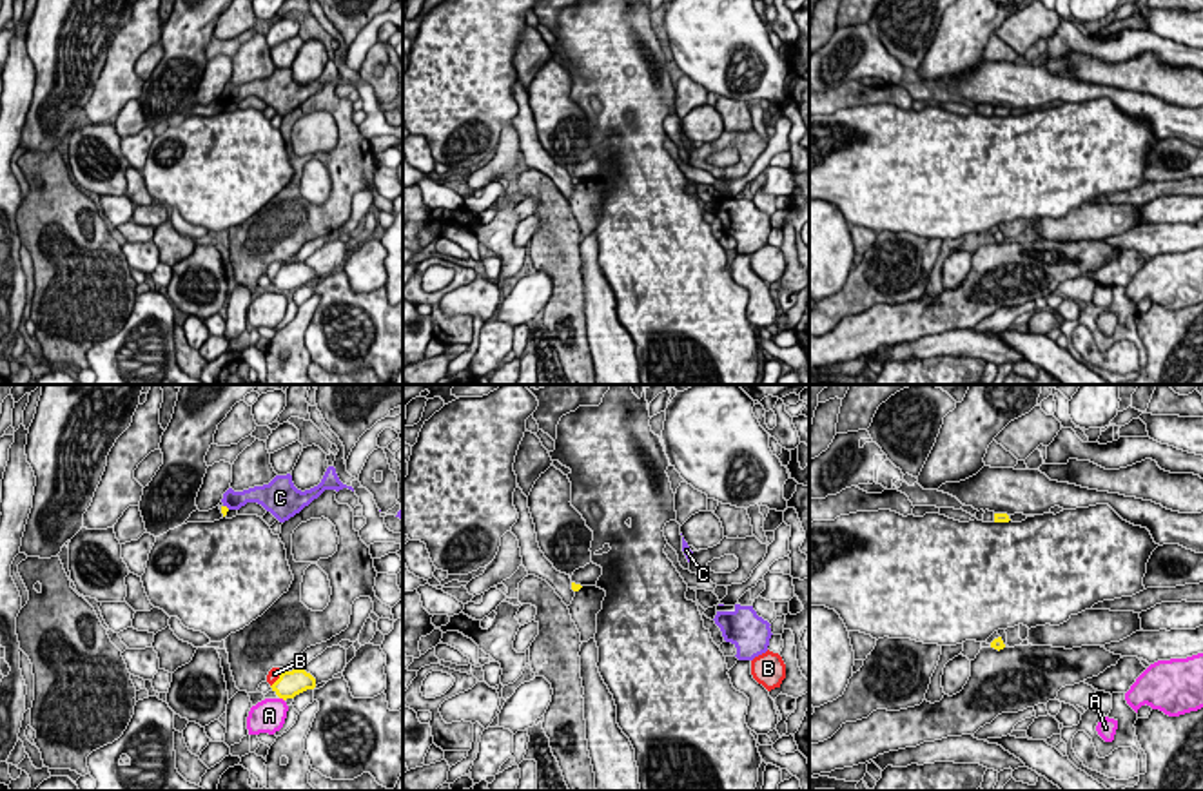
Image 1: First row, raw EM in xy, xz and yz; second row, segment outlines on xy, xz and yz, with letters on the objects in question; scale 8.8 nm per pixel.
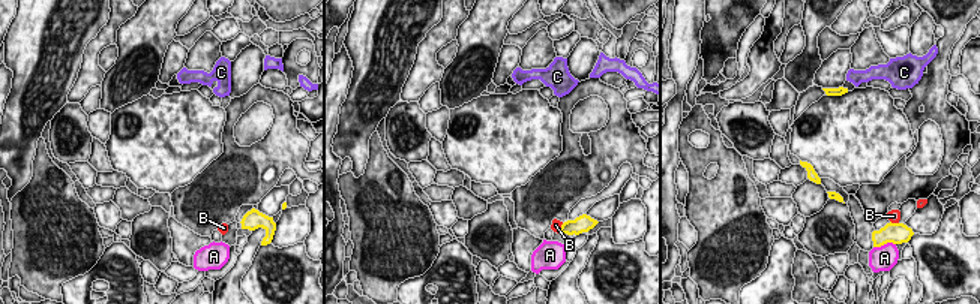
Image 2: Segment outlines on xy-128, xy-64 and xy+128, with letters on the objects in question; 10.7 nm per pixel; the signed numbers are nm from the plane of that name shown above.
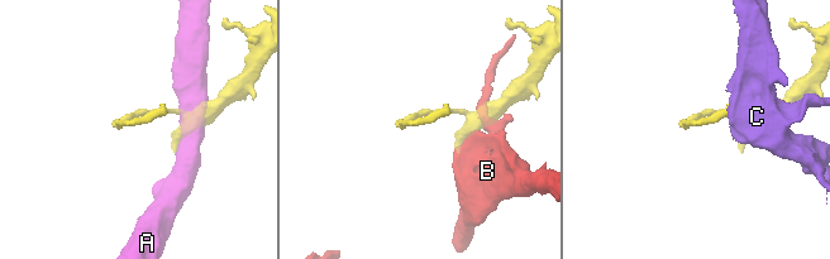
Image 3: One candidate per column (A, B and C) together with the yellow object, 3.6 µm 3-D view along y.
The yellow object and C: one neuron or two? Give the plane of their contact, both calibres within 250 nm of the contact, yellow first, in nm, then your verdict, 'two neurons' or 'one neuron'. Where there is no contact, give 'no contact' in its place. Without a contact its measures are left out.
meets yellow in xy; 60 nm thick on the yellow side, 160 nm on the other; two neurons

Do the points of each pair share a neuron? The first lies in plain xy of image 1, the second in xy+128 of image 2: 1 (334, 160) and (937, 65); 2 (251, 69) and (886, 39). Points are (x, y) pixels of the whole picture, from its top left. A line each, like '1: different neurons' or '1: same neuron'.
1: same neuron
2: different neurons

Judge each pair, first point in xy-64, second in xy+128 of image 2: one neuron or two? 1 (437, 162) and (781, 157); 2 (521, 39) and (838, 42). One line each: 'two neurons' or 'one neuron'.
1: one neuron
2: one neuron

